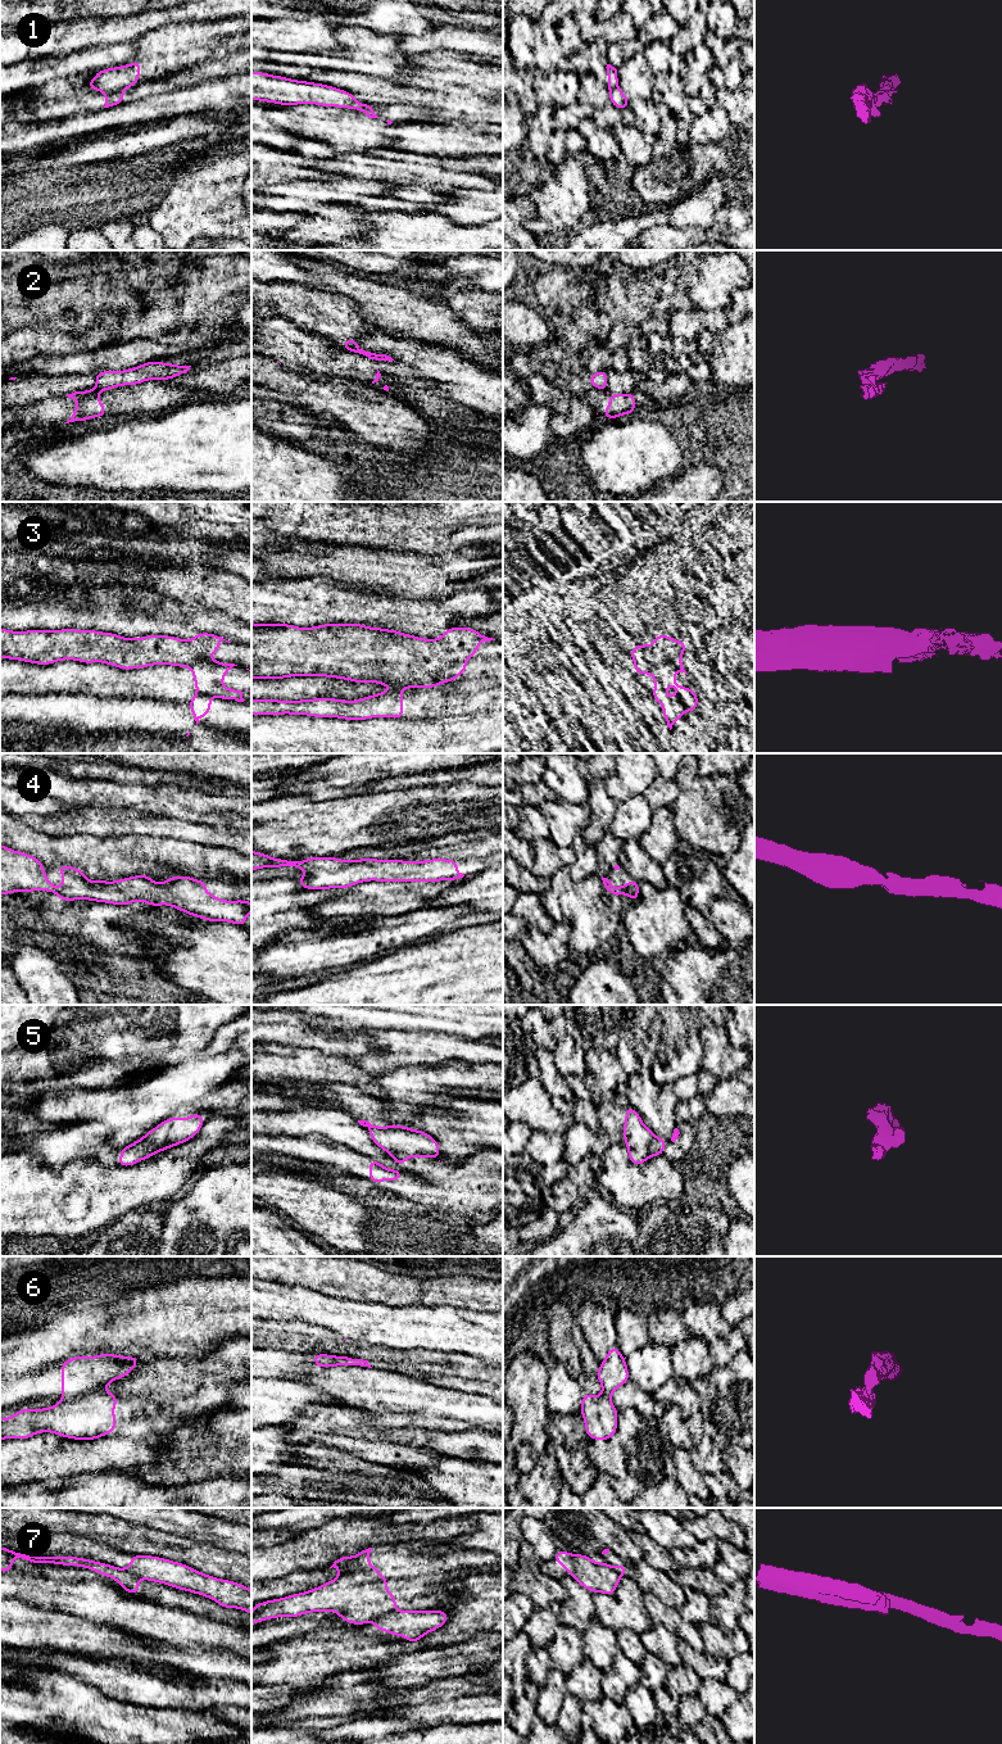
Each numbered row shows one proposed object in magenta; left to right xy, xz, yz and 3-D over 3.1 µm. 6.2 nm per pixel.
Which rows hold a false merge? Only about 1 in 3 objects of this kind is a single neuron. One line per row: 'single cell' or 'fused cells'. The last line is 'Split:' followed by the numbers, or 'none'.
1: fused cells
2: fused cells
3: single cell
4: single cell
5: fused cells
6: fused cells
7: fused cells
Split: 1, 2, 5, 6, 7

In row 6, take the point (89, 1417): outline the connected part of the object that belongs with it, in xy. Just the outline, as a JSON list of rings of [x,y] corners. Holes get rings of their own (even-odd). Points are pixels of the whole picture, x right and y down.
[[[101,1392],[63,1399],[50,1408],[31,1410],[21,1408],[10,1418],[0,1418],[0,1440],[27,1440],[35,1433],[53,1432],[74,1440],[96,1440],[115,1430],[113,1409],[118,1395]]]

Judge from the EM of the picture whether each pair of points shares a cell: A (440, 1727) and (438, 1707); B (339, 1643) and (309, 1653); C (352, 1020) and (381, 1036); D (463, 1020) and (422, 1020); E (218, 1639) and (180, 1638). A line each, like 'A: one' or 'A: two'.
A: two
B: one
C: two
D: one
E: one

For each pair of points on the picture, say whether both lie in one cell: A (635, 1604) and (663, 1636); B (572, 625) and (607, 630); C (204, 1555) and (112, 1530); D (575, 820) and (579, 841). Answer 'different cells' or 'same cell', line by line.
A: different cells
B: same cell
C: same cell
D: different cells

